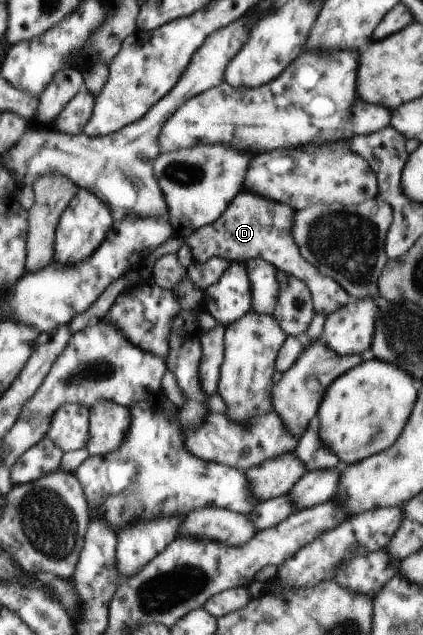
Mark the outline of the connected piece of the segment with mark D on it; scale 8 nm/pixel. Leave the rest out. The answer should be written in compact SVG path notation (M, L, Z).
M244 190L238 194L238 197L235 197L234 203L214 224L203 226L184 240L191 247L194 261L201 264L213 257L226 258L229 262L240 262L241 264L262 258L278 270L300 278L311 291L314 312L328 317L332 312L344 307L352 300L352 297L339 283L336 283L335 279L329 278L316 265L309 264L302 257L292 233L294 224L295 210L289 205Z

